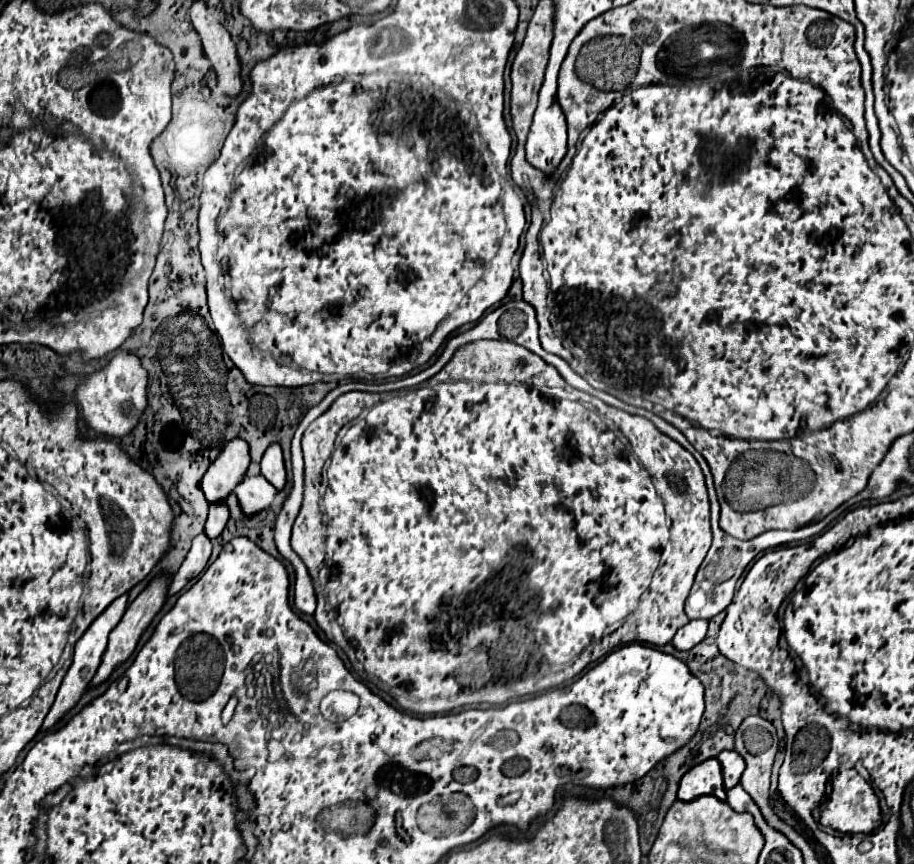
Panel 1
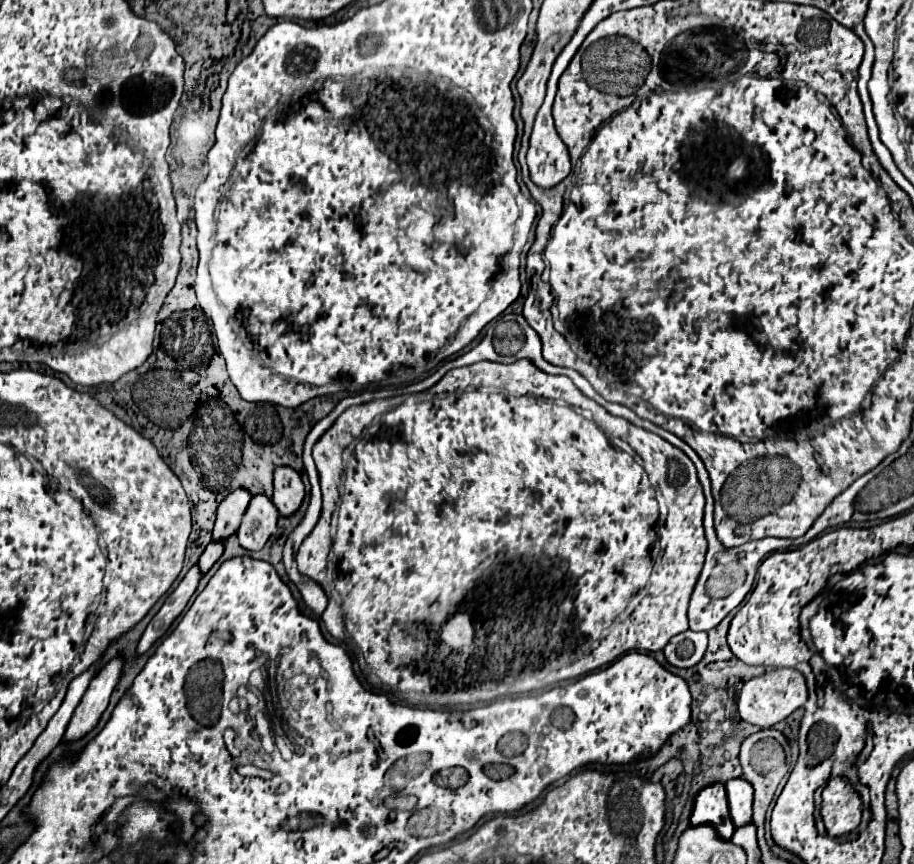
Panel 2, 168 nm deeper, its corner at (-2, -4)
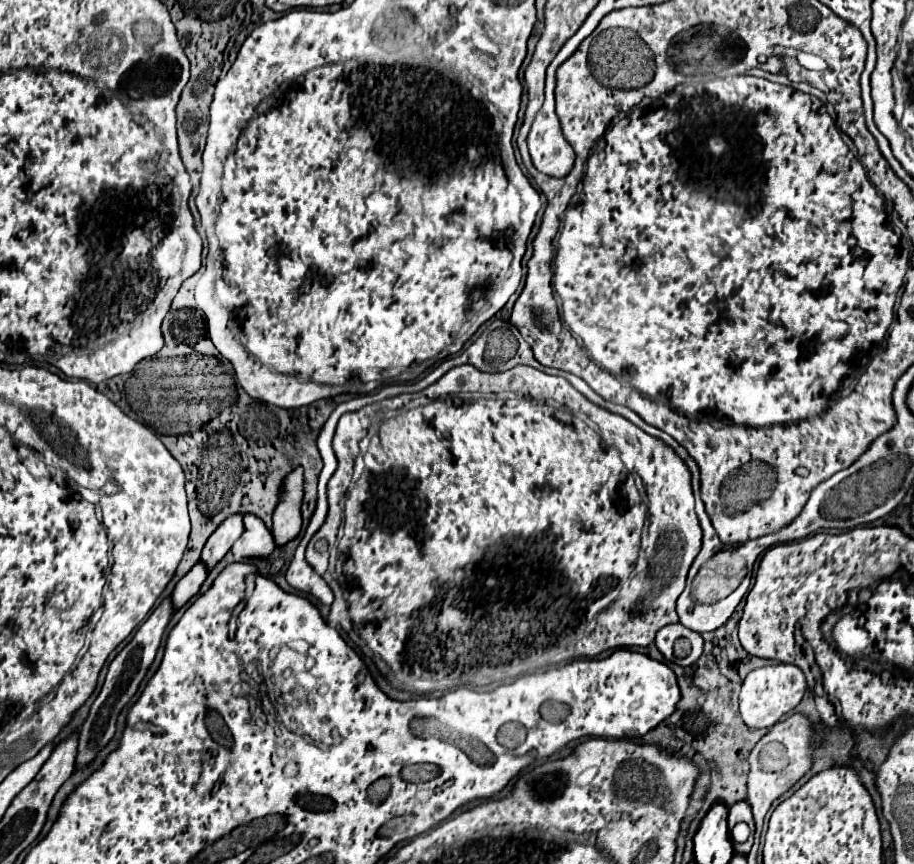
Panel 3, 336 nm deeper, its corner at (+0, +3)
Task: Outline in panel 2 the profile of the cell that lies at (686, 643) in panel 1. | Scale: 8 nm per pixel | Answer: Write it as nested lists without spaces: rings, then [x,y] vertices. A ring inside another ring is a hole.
[[[691,630],[673,636],[669,644],[663,648],[667,662],[677,668],[697,666],[705,650],[707,650],[707,632],[691,632]]]

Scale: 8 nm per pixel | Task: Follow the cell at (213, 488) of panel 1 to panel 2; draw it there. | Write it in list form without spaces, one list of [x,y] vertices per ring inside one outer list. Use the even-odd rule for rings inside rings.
[[[235,490],[233,494],[229,494],[229,498],[225,498],[225,502],[221,502],[217,510],[215,528],[213,528],[213,542],[225,544],[227,538],[239,530],[241,518],[249,506],[249,500],[251,500],[251,494],[247,490]]]

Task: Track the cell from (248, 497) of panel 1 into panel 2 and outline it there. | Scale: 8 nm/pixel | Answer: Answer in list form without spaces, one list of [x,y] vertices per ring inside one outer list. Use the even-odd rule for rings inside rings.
[[[259,494],[253,496],[241,522],[241,530],[237,532],[239,544],[251,552],[261,550],[267,540],[277,532],[277,518],[277,508],[269,498]]]

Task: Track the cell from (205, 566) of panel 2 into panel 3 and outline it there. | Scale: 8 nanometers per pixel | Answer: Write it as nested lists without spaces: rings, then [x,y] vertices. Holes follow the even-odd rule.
[[[195,563],[195,567],[191,567],[191,571],[187,571],[187,575],[183,575],[183,579],[175,585],[175,591],[173,591],[175,609],[185,605],[199,591],[205,577],[207,577],[207,567],[203,567],[203,563]]]

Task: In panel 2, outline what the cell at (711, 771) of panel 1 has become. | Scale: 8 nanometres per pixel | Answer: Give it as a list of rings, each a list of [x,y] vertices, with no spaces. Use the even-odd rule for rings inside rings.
[[[707,786],[697,794],[697,802],[691,814],[691,826],[713,826],[721,840],[731,840],[735,826],[729,816],[729,802],[725,786]]]

